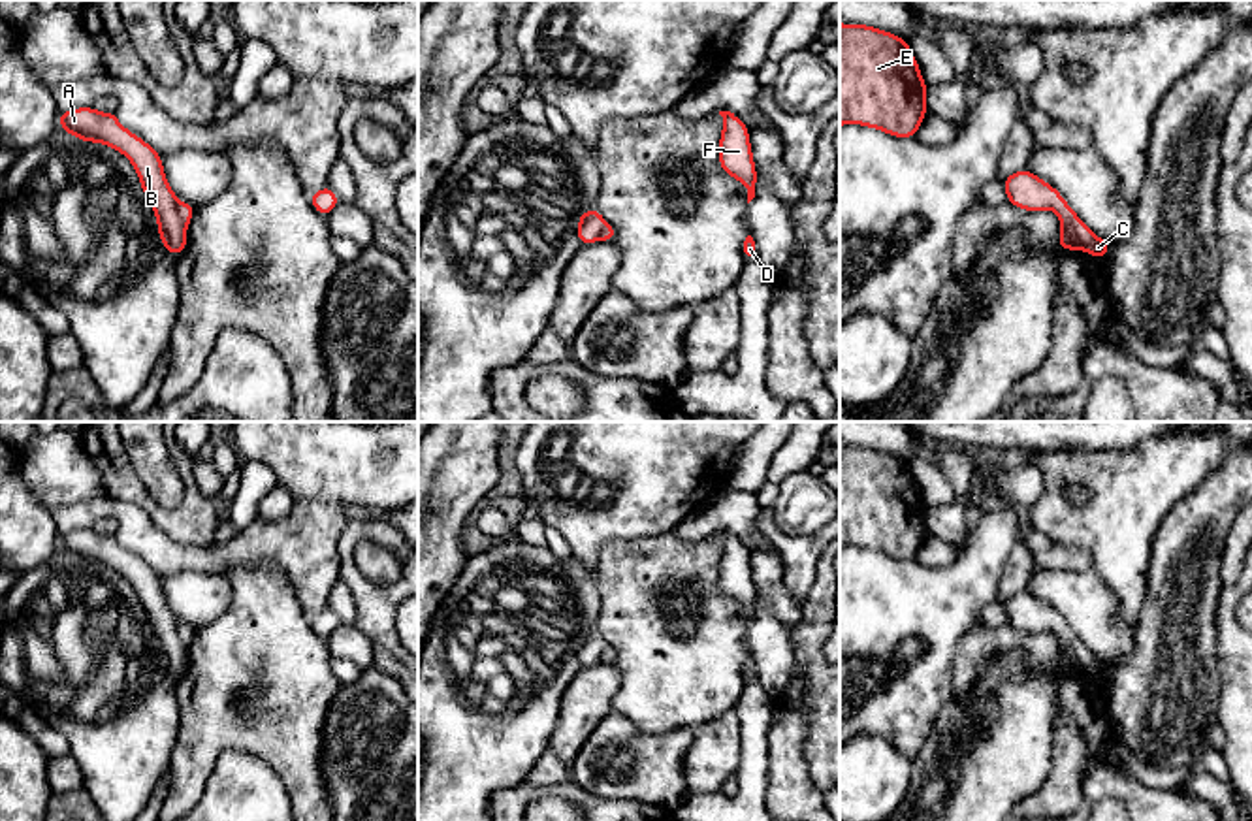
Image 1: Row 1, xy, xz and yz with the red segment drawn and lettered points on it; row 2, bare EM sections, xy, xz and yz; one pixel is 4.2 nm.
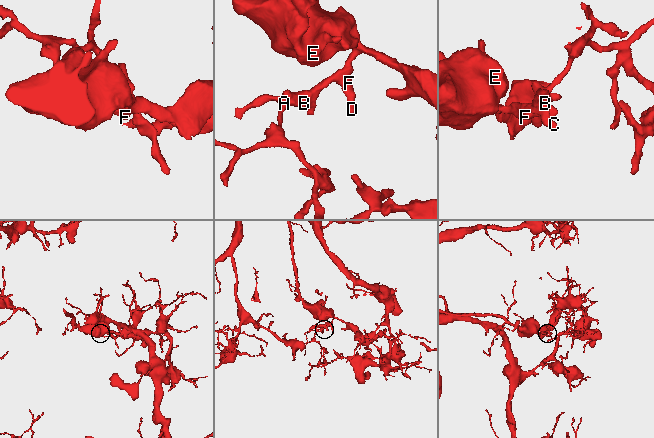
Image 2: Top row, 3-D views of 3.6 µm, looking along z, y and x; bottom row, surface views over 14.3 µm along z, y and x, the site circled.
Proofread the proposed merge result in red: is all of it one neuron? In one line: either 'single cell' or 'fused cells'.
fused cells

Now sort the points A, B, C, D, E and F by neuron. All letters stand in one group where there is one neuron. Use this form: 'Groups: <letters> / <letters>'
Groups: A B / C D E F

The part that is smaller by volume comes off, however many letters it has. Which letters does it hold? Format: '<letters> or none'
A, B

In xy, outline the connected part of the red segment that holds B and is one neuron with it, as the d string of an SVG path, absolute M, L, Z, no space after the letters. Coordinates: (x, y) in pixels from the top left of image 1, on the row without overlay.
M75 529L58 535L58 544L62 554L79 559L88 565L104 565L119 574L122 574L134 588L143 616L149 620L156 644L158 659L162 668L181 678L186 670L186 646L183 644L177 631L177 618L168 606L162 578L139 557L126 552L117 535L102 535L94 529Z

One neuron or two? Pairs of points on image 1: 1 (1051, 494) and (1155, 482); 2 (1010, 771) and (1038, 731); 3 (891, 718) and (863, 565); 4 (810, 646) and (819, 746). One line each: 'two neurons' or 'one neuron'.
1: one neuron
2: one neuron
3: one neuron
4: one neuron

